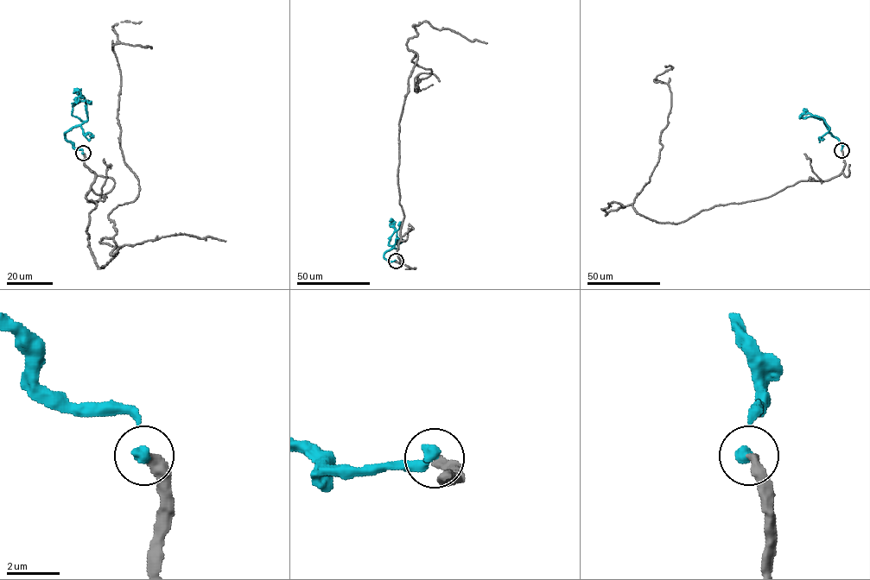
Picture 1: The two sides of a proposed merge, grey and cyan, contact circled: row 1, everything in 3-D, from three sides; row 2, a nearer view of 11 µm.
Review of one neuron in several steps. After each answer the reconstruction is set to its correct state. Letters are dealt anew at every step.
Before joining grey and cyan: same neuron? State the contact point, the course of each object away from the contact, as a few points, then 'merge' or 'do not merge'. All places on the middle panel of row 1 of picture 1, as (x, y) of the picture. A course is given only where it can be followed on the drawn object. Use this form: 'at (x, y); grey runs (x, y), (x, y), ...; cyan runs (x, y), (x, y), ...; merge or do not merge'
at (396, 261); grey runs (395, 261), (415, 52), (431, 71), (415, 91), (433, 85); cyan runs (395, 261), (390, 261), (384, 256), (387, 251), (398, 249), (396, 232), (391, 219); merge

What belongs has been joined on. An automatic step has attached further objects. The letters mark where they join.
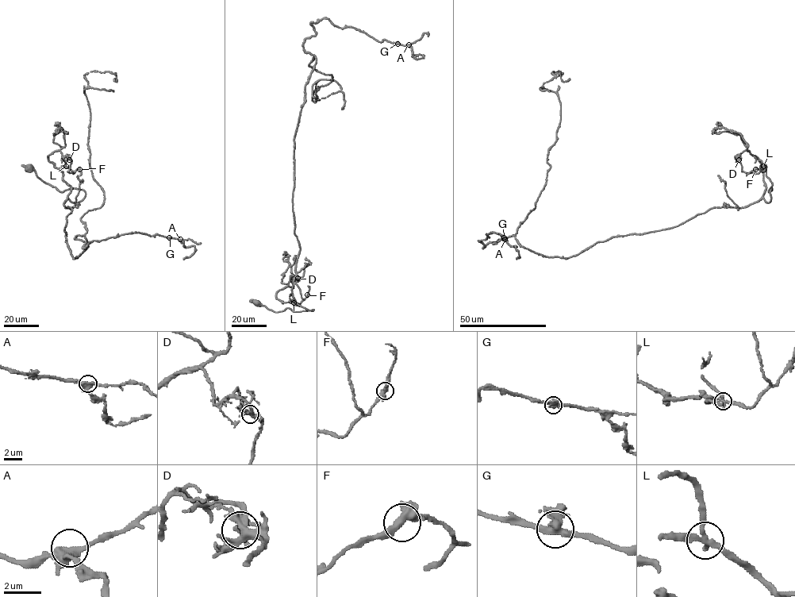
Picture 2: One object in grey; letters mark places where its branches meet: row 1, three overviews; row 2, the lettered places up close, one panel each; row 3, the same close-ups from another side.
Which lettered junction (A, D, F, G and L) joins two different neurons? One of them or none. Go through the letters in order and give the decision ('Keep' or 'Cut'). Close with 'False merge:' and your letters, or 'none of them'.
A: Keep
D: Cut
F: Keep
G: Keep
L: Keep
False merge: D

